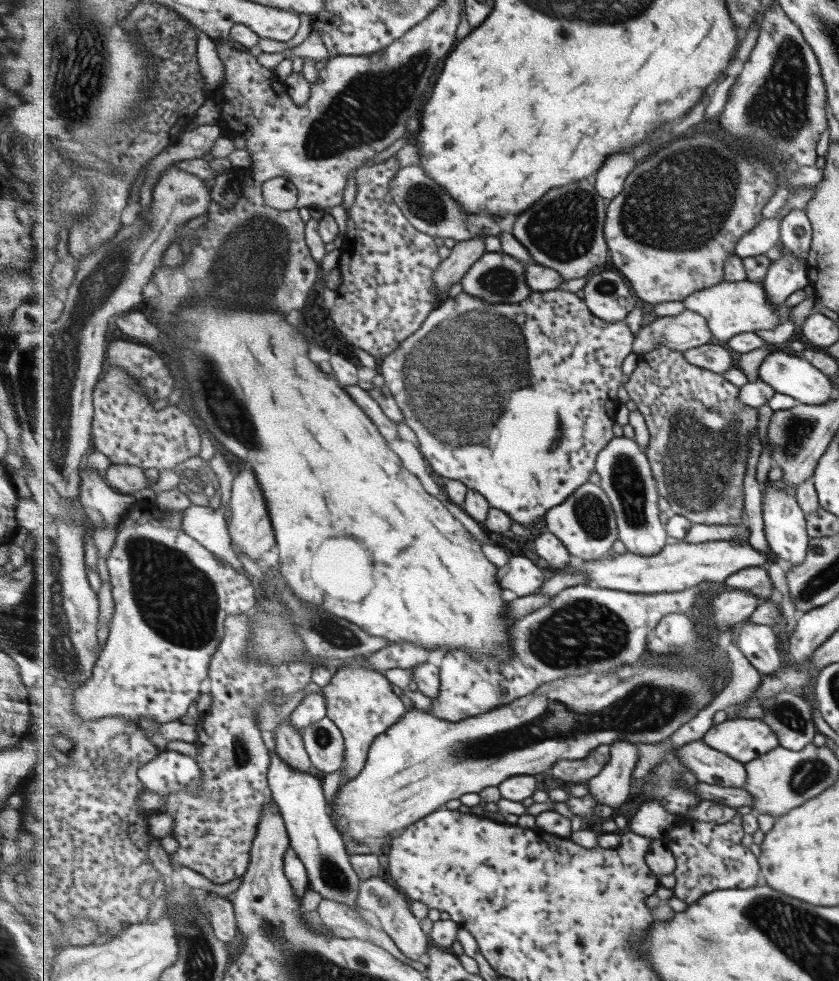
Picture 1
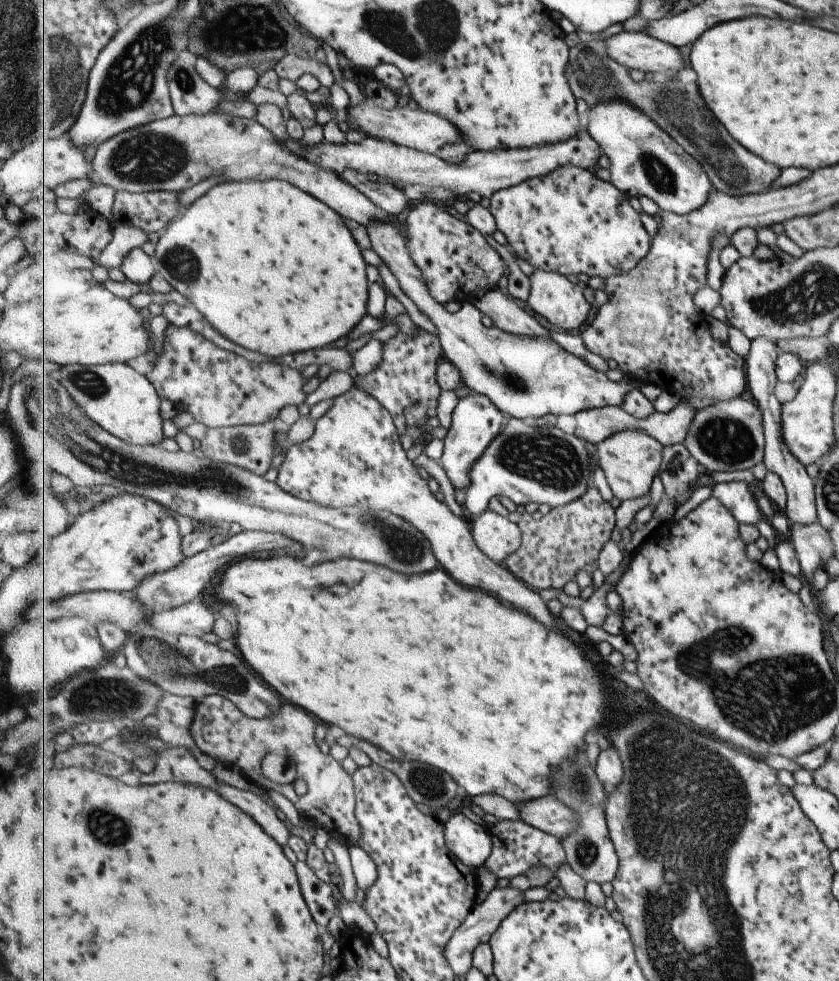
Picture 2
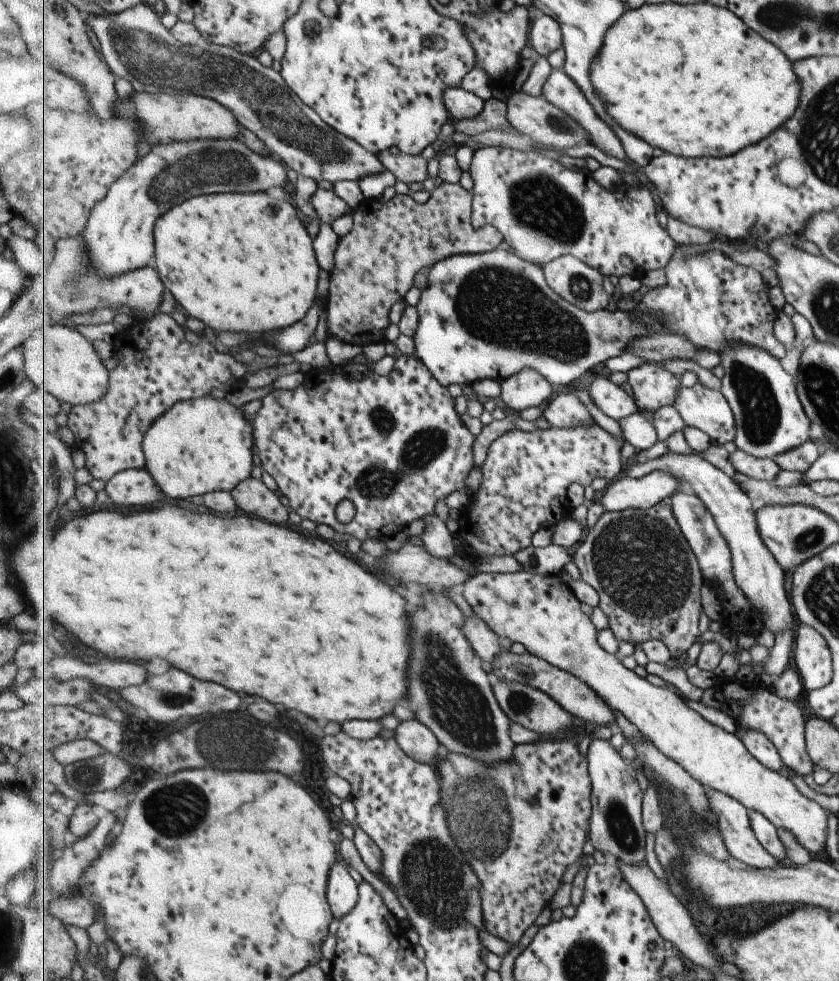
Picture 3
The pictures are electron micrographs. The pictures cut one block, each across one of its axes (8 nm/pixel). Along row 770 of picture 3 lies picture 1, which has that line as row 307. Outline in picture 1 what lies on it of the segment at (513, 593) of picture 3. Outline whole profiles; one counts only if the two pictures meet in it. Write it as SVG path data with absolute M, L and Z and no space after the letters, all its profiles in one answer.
M745 279L743 281L724 281L705 290L699 290L683 300L685 308L701 314L707 320L715 338L729 341L742 332L775 330L781 324L779 312L770 301L764 281L760 283Z

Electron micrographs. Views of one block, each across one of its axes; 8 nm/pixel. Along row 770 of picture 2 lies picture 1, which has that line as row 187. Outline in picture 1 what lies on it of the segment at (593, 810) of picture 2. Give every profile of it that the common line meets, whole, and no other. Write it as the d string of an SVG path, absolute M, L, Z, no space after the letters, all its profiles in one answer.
M589 180L573 182L548 190L545 198L517 217L513 236L529 249L535 262L558 270L561 280L583 278L591 270L609 262L611 250L605 236L605 220L608 217L609 201L598 193Z

